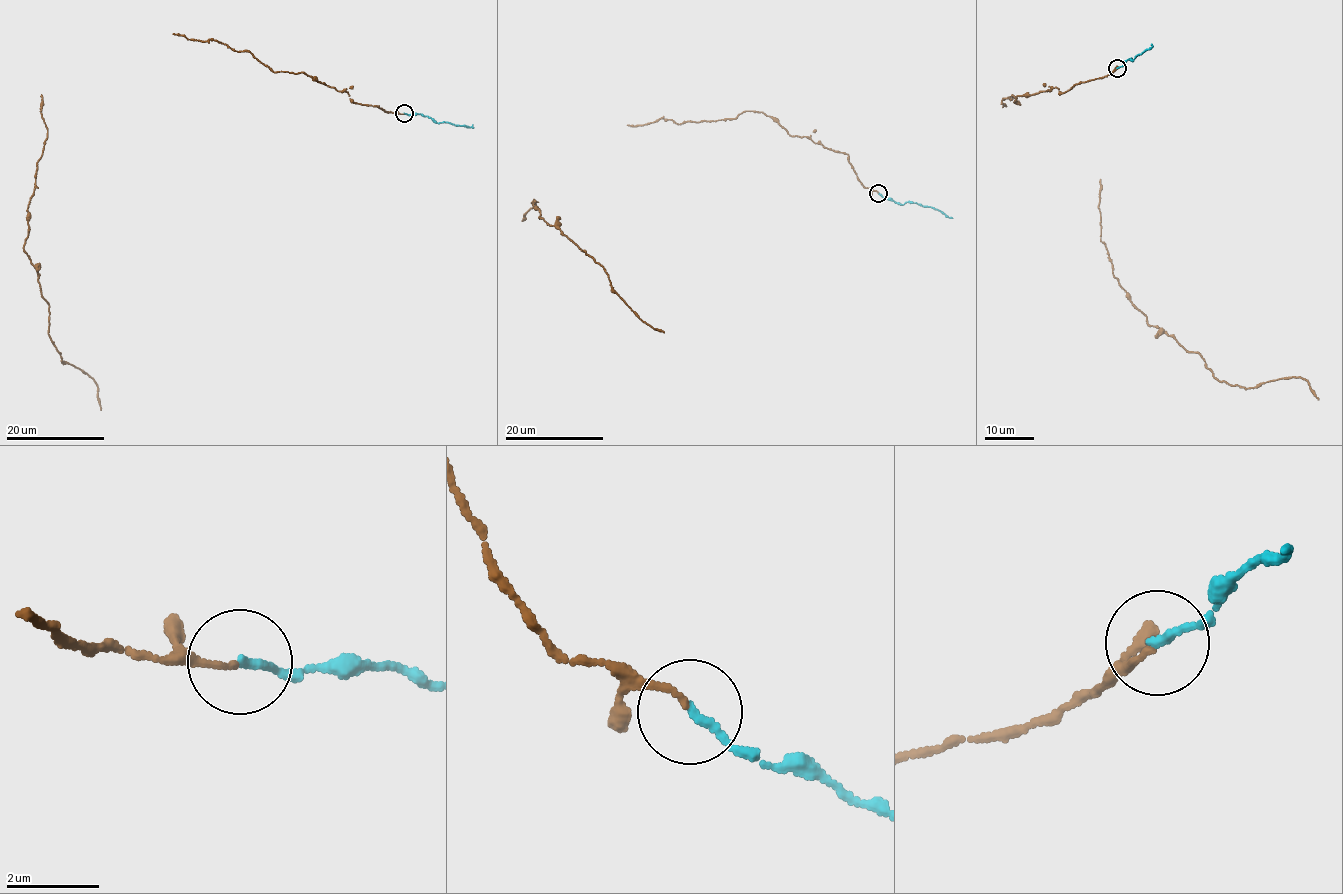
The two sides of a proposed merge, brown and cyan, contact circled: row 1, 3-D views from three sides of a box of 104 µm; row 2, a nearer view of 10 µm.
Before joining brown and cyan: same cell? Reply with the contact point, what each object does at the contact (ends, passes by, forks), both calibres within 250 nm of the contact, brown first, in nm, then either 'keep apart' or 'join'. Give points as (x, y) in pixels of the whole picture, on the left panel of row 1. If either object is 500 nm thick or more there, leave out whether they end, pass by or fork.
at (404, 113); brown ends there; cyan ends there; 120 nm thick on the brown side, 180 nm on the other; join

